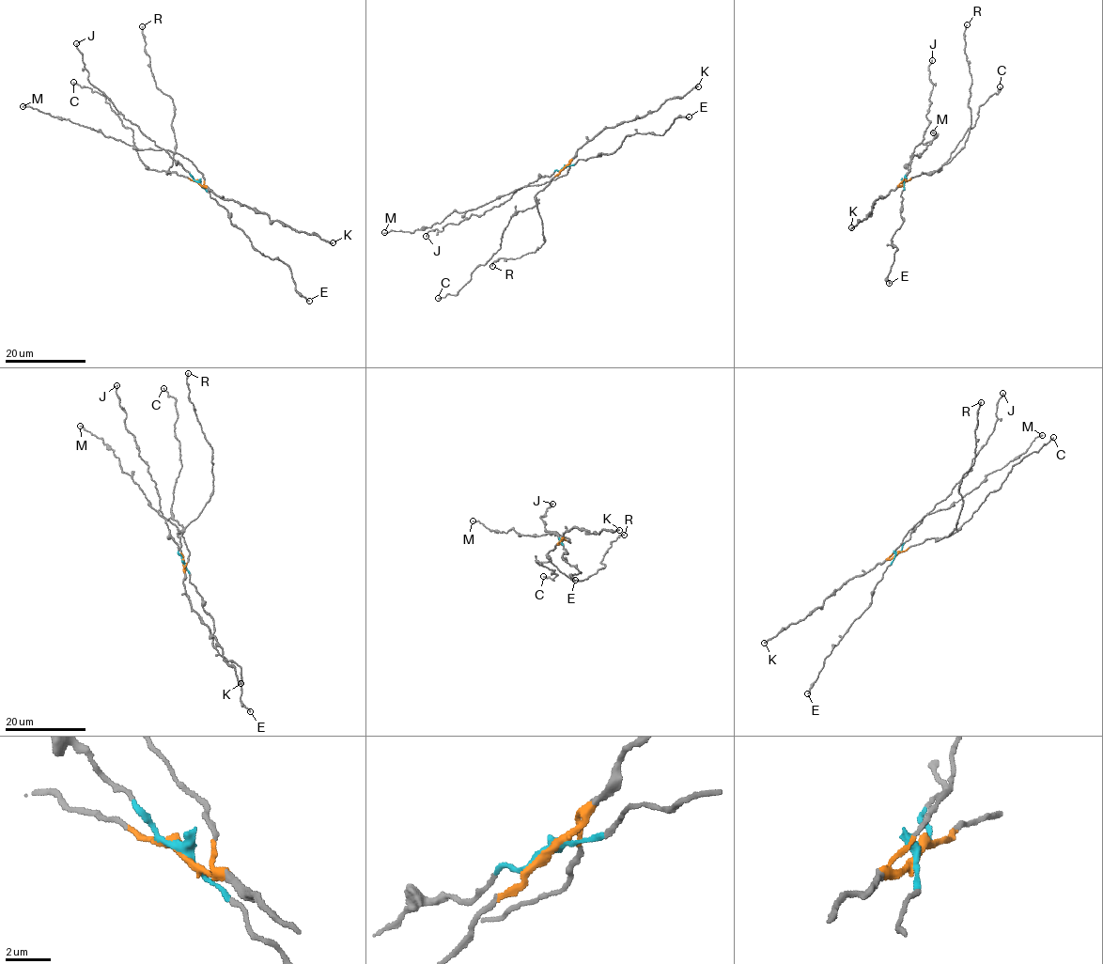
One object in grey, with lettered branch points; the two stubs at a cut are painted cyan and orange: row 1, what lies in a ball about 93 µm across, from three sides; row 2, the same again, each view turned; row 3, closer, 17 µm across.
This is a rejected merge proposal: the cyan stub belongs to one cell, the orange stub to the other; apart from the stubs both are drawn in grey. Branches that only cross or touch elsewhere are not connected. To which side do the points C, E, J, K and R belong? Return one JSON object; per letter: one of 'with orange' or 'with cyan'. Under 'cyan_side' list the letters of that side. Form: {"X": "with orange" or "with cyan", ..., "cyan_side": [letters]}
{"C": "with orange", "E": "with cyan", "J": "with cyan", "K": "with orange", "R": "with orange", "cyan_side": ["E", "J"]}

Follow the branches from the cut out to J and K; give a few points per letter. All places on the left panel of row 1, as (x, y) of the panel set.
J: (198, 182), (166, 151), (124, 117), (114, 103), (90, 84), (83, 54), (75, 43)
K: (198, 182), (223, 198), (261, 211), (271, 220), (316, 234), (333, 242)

